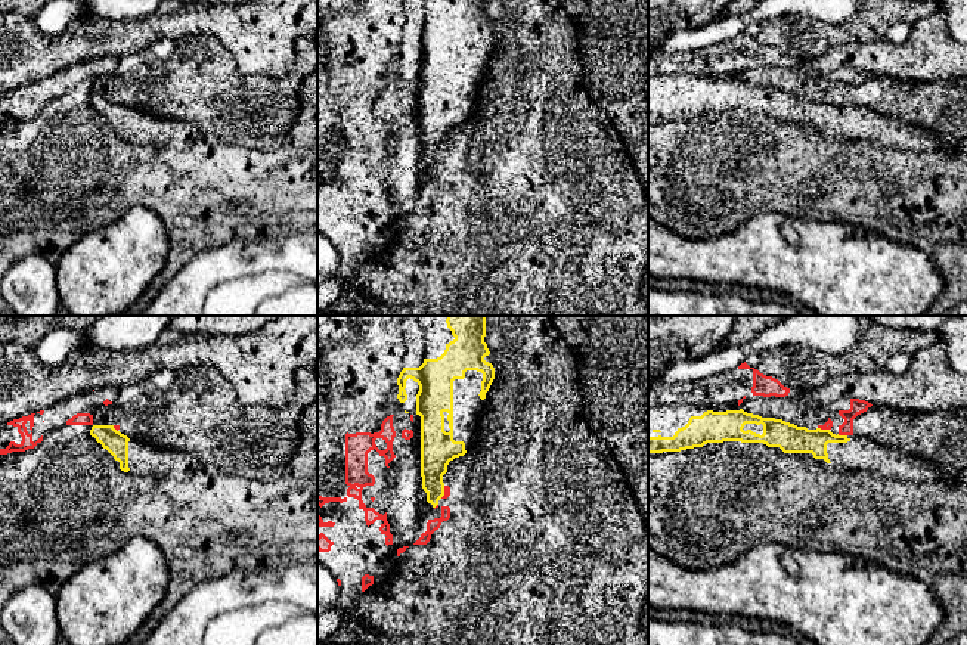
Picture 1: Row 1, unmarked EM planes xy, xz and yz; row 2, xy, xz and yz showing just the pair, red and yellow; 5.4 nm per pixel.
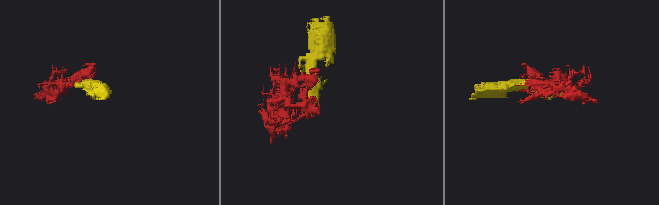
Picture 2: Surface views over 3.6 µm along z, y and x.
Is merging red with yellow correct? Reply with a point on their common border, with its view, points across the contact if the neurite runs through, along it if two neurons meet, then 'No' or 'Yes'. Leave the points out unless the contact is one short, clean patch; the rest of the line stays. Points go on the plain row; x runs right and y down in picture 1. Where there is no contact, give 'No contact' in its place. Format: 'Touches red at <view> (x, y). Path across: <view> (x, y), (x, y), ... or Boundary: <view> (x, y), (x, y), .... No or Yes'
Touches red at yz (842, 104). No

